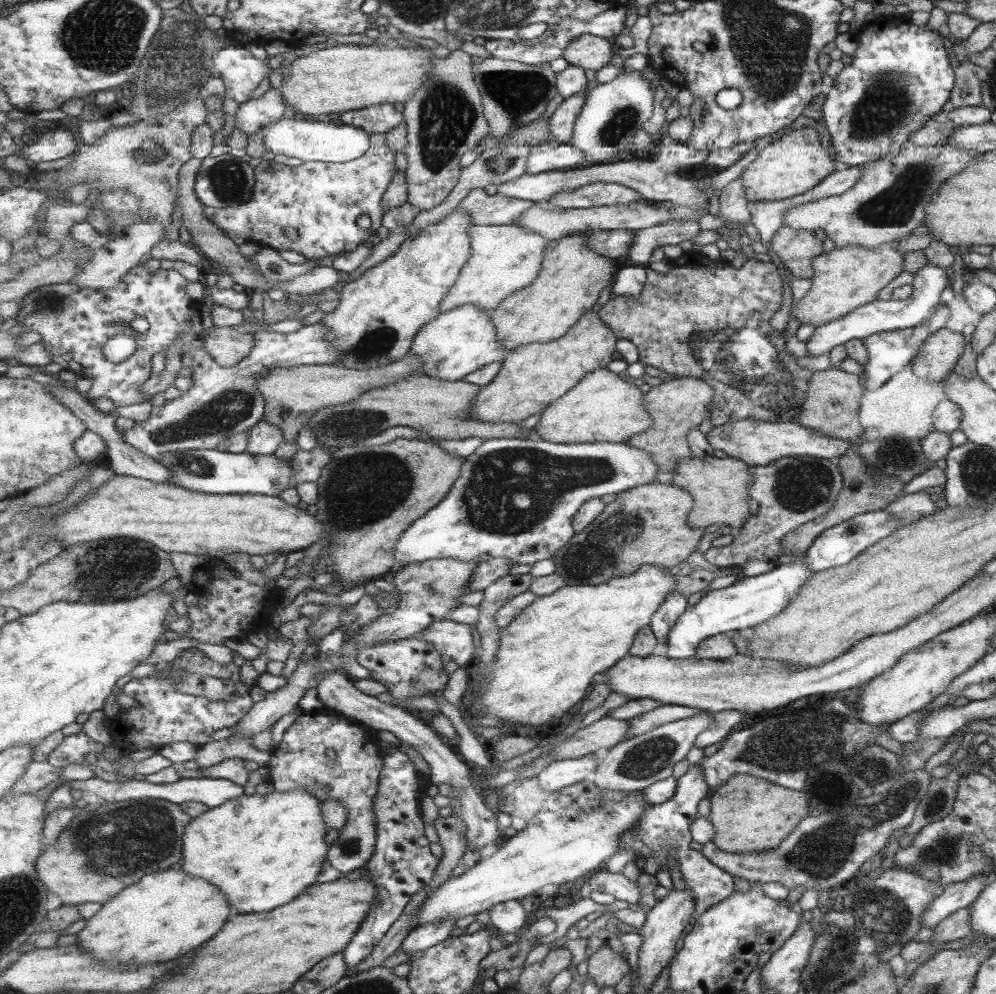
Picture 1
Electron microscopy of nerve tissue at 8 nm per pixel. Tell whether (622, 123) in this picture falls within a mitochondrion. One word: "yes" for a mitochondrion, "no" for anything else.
yes

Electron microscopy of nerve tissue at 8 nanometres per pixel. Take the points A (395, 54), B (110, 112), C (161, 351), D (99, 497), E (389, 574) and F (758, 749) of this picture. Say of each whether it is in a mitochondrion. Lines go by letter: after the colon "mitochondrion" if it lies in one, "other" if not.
A: other
B: other
C: other
D: other
E: other
F: mitochondrion

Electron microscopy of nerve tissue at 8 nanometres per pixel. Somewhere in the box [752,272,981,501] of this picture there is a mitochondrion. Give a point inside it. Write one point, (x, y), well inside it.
(897, 456)

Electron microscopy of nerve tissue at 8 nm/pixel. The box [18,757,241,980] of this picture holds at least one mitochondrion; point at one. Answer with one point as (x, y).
(147, 832)

